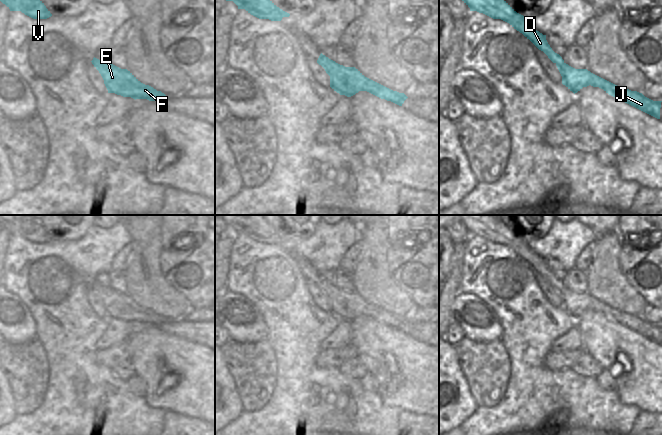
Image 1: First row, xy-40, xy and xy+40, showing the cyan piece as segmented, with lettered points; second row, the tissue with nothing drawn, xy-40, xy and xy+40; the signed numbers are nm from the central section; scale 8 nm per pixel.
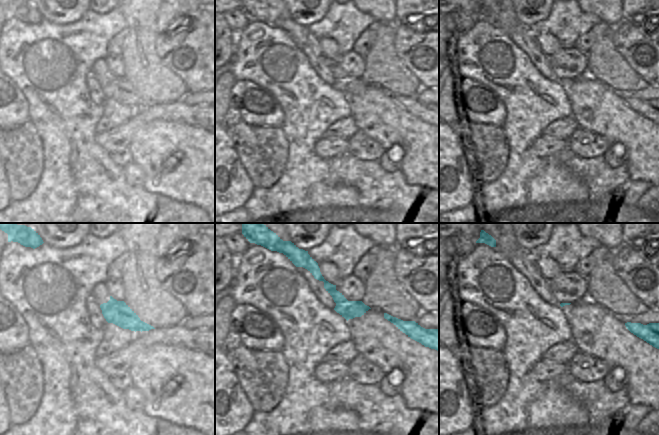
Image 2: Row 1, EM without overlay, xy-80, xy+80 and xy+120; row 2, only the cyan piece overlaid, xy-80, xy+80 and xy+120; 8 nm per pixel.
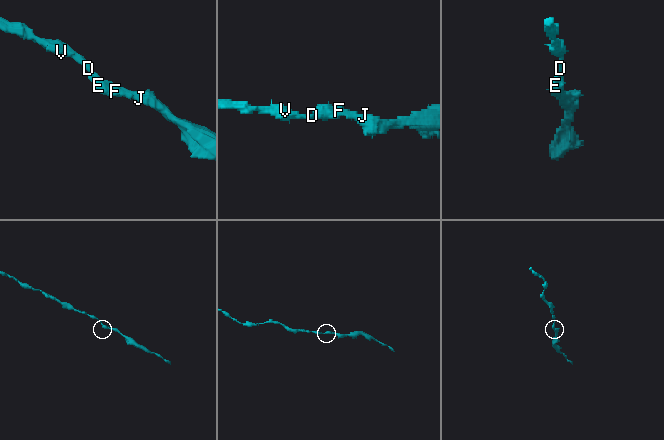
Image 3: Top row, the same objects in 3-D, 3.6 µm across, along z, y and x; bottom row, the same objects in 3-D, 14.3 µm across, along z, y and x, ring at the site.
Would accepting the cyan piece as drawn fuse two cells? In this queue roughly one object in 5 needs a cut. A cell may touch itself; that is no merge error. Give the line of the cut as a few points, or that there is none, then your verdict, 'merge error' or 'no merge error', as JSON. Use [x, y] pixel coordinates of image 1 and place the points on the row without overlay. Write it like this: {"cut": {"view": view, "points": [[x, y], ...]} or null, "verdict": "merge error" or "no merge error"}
{"cut": null, "verdict": "no merge error"}

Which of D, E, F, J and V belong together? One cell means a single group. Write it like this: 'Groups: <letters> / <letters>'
Groups: D E F J V.

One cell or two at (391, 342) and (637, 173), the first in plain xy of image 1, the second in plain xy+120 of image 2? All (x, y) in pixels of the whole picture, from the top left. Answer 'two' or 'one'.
one

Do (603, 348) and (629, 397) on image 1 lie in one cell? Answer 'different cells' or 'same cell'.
same cell

